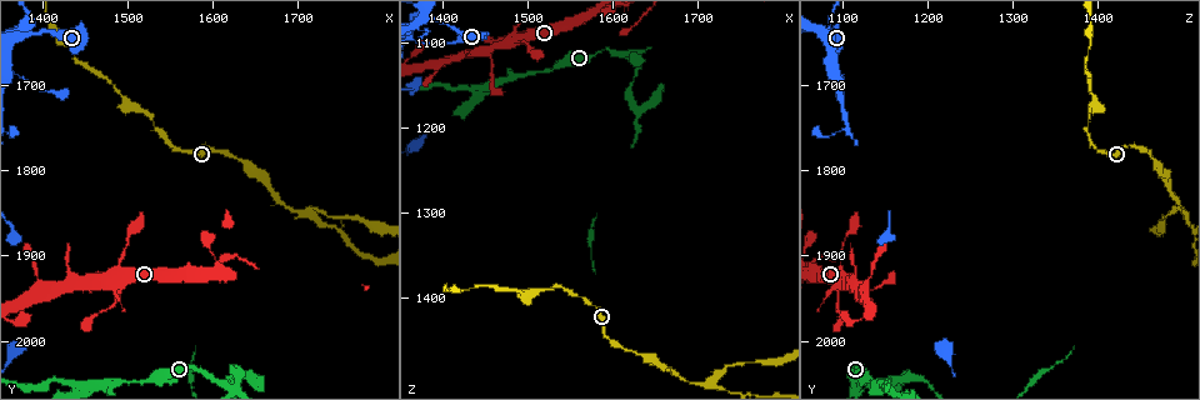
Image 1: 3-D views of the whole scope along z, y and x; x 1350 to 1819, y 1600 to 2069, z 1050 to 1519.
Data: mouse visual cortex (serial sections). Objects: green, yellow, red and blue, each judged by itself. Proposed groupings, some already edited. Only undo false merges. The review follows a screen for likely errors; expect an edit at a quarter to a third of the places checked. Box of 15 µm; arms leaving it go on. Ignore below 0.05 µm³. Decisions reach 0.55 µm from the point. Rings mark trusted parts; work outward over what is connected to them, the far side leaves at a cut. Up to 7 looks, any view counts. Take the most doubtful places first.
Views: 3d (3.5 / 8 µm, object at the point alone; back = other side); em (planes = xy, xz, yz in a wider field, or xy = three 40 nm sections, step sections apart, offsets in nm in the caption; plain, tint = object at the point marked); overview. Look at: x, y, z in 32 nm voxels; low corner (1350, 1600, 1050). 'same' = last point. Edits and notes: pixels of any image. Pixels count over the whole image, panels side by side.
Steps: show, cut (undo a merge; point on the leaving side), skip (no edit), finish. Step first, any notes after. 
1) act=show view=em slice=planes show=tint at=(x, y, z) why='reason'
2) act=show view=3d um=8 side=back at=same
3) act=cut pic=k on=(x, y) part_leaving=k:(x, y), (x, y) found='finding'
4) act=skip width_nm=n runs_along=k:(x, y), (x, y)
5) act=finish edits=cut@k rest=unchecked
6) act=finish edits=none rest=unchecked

act=show view=3d um=3.5 at=(1625, 2050, 1120) why='abrupt turn'

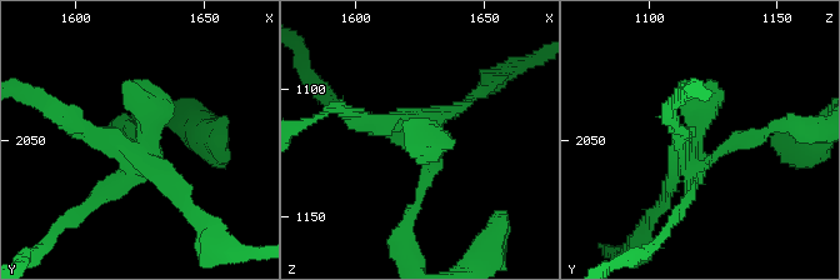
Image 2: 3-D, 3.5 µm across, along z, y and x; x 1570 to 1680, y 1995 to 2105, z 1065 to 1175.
act=show view=em slice=xy step=3 show=tint at=(1627, 2049, 1118) why='shape alone is not enough'

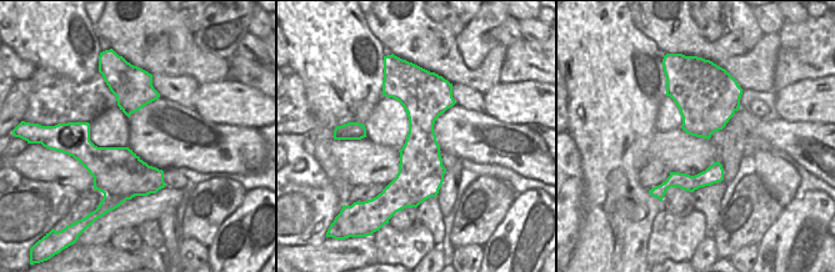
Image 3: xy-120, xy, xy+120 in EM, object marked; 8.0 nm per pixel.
act=show view=em slice=xy step=1 show=tint at=same

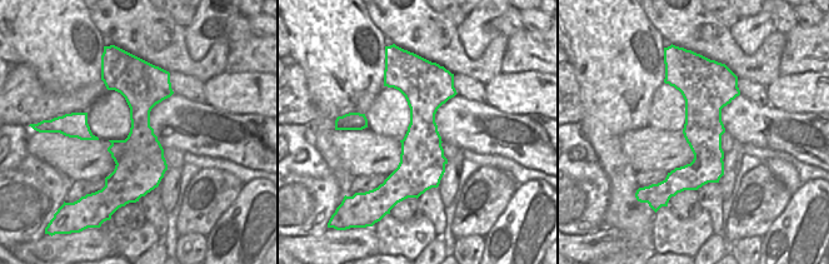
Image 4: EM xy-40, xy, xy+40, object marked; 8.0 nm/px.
act=cut pic=2 on=(425, 184) border=4:(115, 163), (144, 157), (165, 164) found='two cells meet here'

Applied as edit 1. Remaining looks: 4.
act=show view=overview

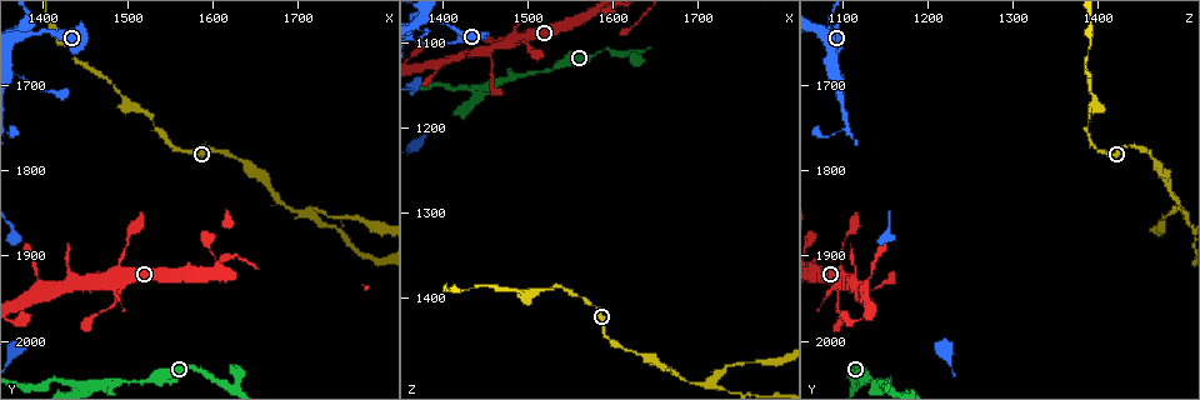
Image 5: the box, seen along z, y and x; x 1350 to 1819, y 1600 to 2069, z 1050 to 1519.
act=show view=3d um=3.5 at=(1725, 1845, 1495) why='thick turns thin'

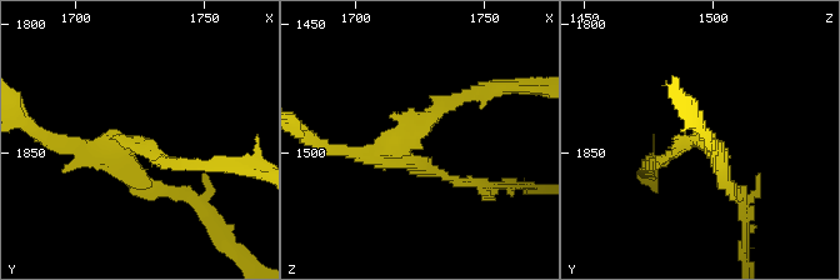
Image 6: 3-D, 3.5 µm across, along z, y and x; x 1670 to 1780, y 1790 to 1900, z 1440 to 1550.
act=cut pic=6 on=(435, 115) part_leaving=6:(383, 150), (483, 90) found='a second cell is stuck on'

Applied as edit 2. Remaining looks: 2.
act=finish edits=cut@2,cut@6 rest=unchecked

